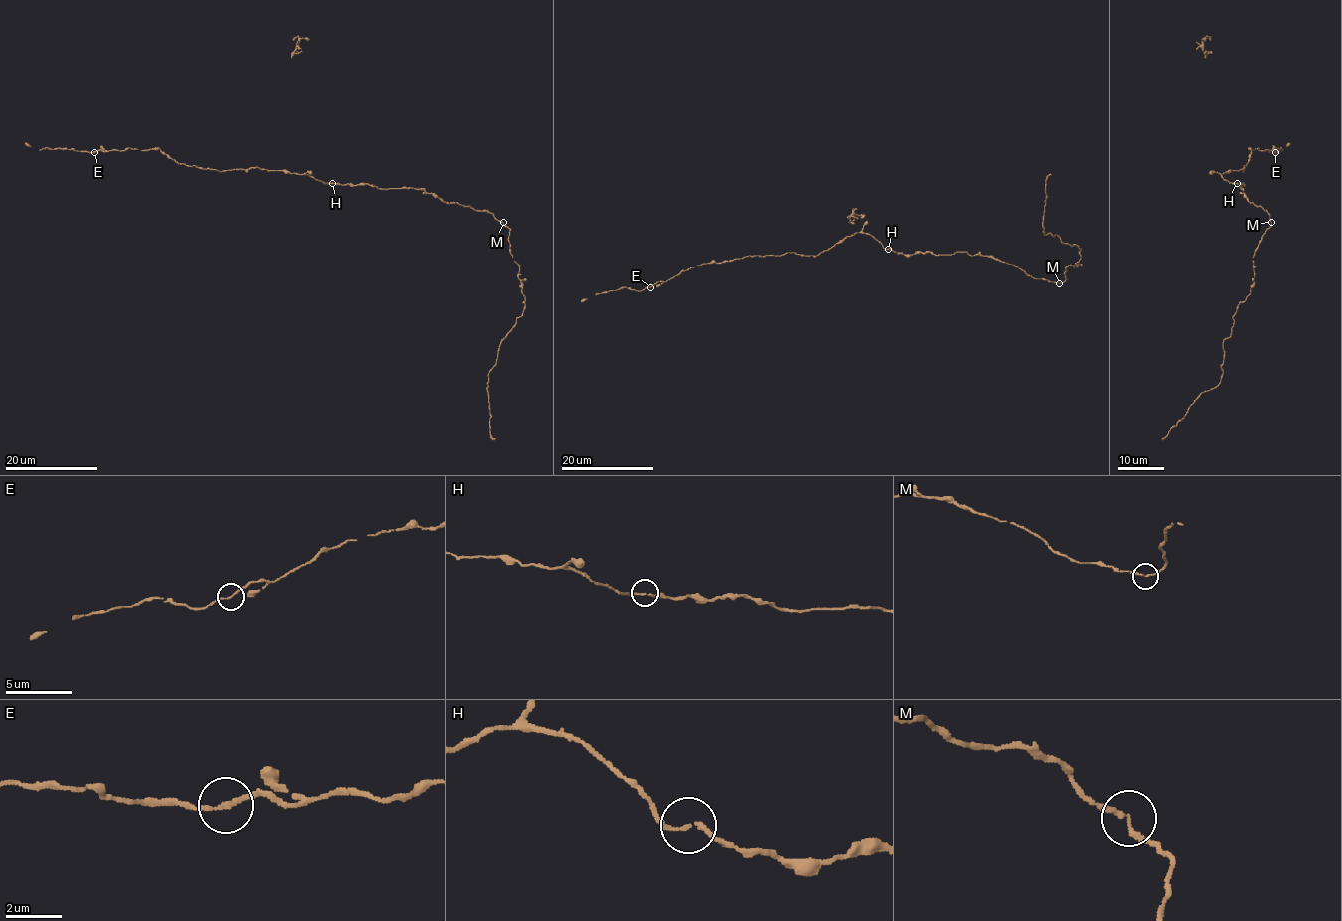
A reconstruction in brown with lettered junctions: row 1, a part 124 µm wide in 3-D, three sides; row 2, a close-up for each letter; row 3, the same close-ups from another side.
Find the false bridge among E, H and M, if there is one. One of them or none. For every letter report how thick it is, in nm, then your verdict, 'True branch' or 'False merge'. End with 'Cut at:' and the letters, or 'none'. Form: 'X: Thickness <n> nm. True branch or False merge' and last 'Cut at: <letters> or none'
E: Thickness 140 nm. True branch
H: Thickness 140 nm. True branch
M: Thickness 150 nm. True branch
Cut at: none

